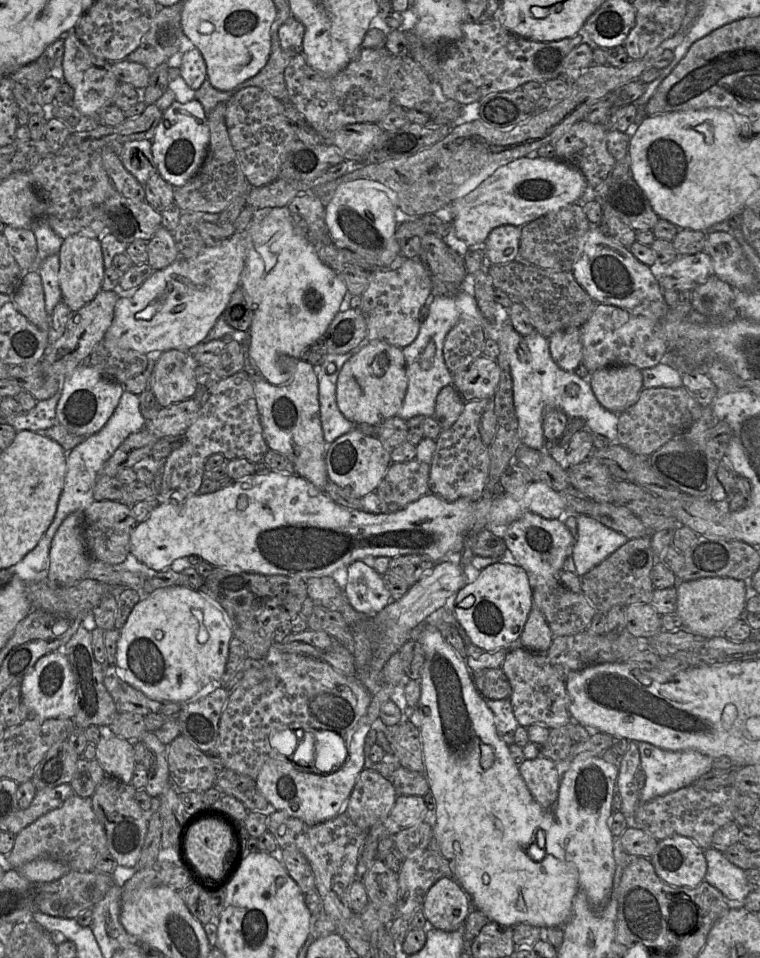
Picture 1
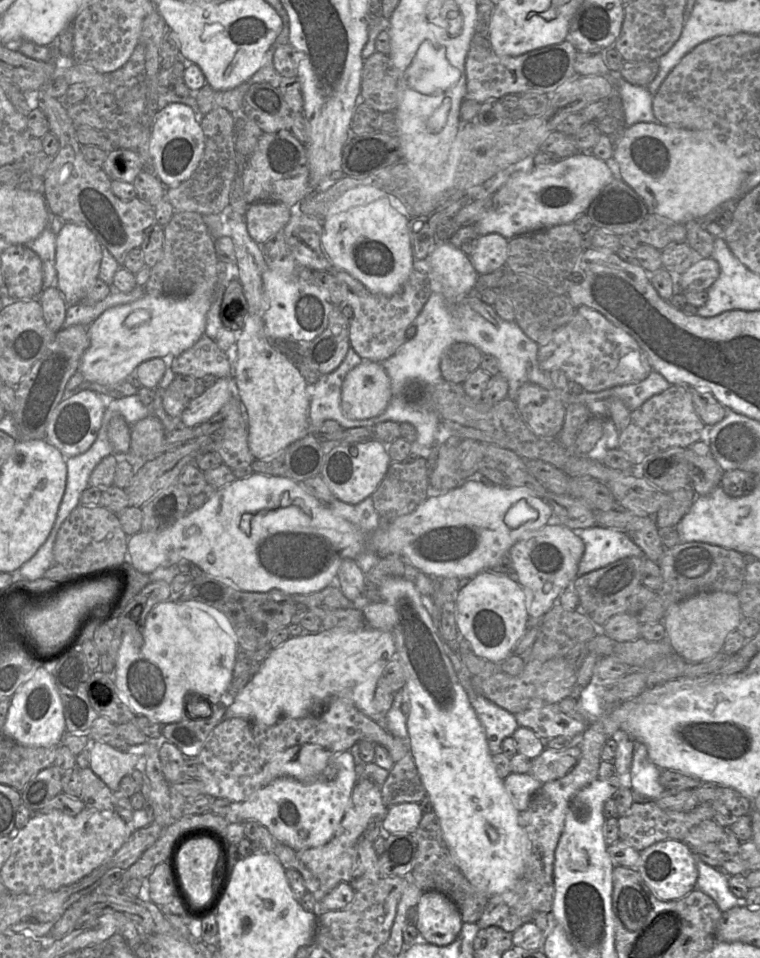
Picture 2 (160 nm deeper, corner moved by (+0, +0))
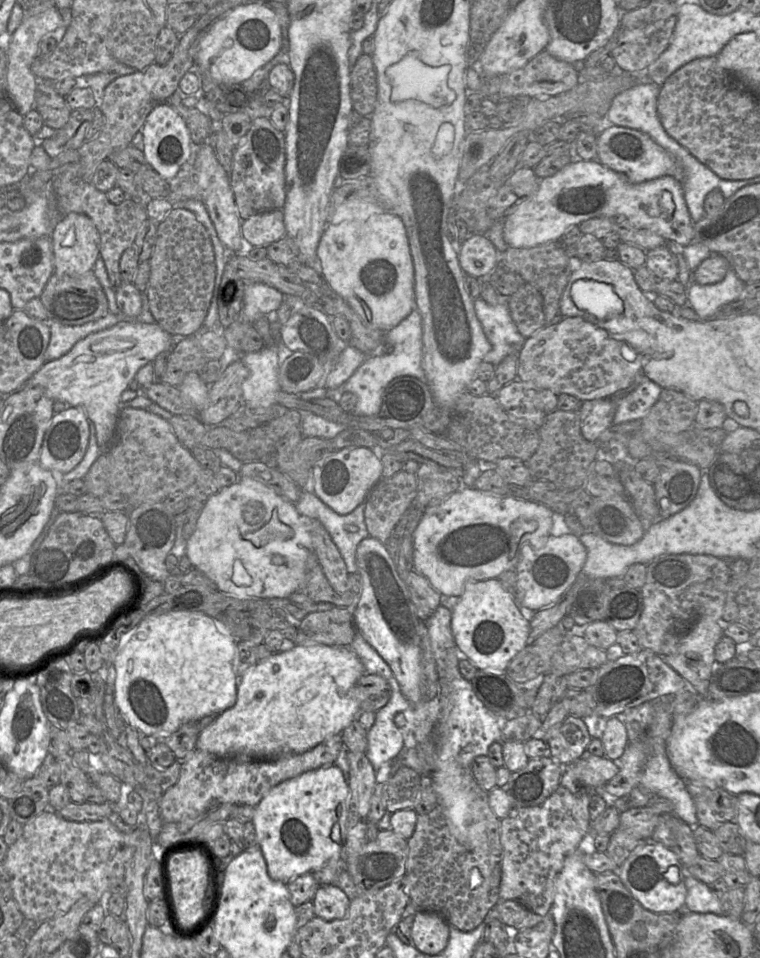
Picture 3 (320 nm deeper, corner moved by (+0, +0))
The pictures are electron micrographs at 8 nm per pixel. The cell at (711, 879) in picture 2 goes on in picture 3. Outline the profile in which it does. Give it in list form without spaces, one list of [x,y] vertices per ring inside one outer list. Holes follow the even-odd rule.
[[[687,871],[684,872],[684,876],[687,896],[683,911],[724,915],[719,896],[713,893],[707,884],[694,878]]]

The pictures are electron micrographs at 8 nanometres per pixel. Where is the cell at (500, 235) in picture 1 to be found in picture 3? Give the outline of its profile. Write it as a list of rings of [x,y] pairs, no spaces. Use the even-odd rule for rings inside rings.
[[[473,234],[461,244],[458,259],[466,275],[489,275],[499,261],[499,251],[485,234]]]

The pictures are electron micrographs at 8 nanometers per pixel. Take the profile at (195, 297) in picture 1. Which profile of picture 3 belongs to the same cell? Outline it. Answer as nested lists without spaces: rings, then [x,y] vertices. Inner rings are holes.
[[[119,322],[78,341],[64,356],[46,361],[24,386],[42,387],[54,402],[82,407],[94,423],[98,446],[105,451],[115,436],[122,392],[142,366],[153,362],[159,353],[171,350],[175,341],[157,323]]]

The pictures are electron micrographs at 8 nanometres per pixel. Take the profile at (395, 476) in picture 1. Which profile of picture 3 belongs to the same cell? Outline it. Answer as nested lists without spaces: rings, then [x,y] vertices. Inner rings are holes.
[[[404,470],[382,477],[369,492],[364,518],[369,536],[383,544],[416,494],[416,475]]]

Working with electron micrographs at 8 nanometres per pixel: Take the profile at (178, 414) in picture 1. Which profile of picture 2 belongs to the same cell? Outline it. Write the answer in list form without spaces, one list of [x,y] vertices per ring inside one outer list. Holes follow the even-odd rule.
[[[233,377],[219,378],[196,398],[190,399],[180,418],[180,426],[193,428],[219,413],[234,395]]]

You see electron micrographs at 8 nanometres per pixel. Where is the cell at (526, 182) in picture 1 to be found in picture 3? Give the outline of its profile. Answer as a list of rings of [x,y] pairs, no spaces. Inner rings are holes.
[[[574,158],[554,175],[542,178],[537,190],[525,201],[508,212],[503,219],[503,238],[508,246],[530,248],[557,241],[570,227],[591,218],[626,217],[635,227],[650,230],[682,247],[692,243],[694,223],[690,217],[683,194],[682,183],[673,176],[662,176],[642,183],[633,183],[625,175],[616,172],[596,160]]]

